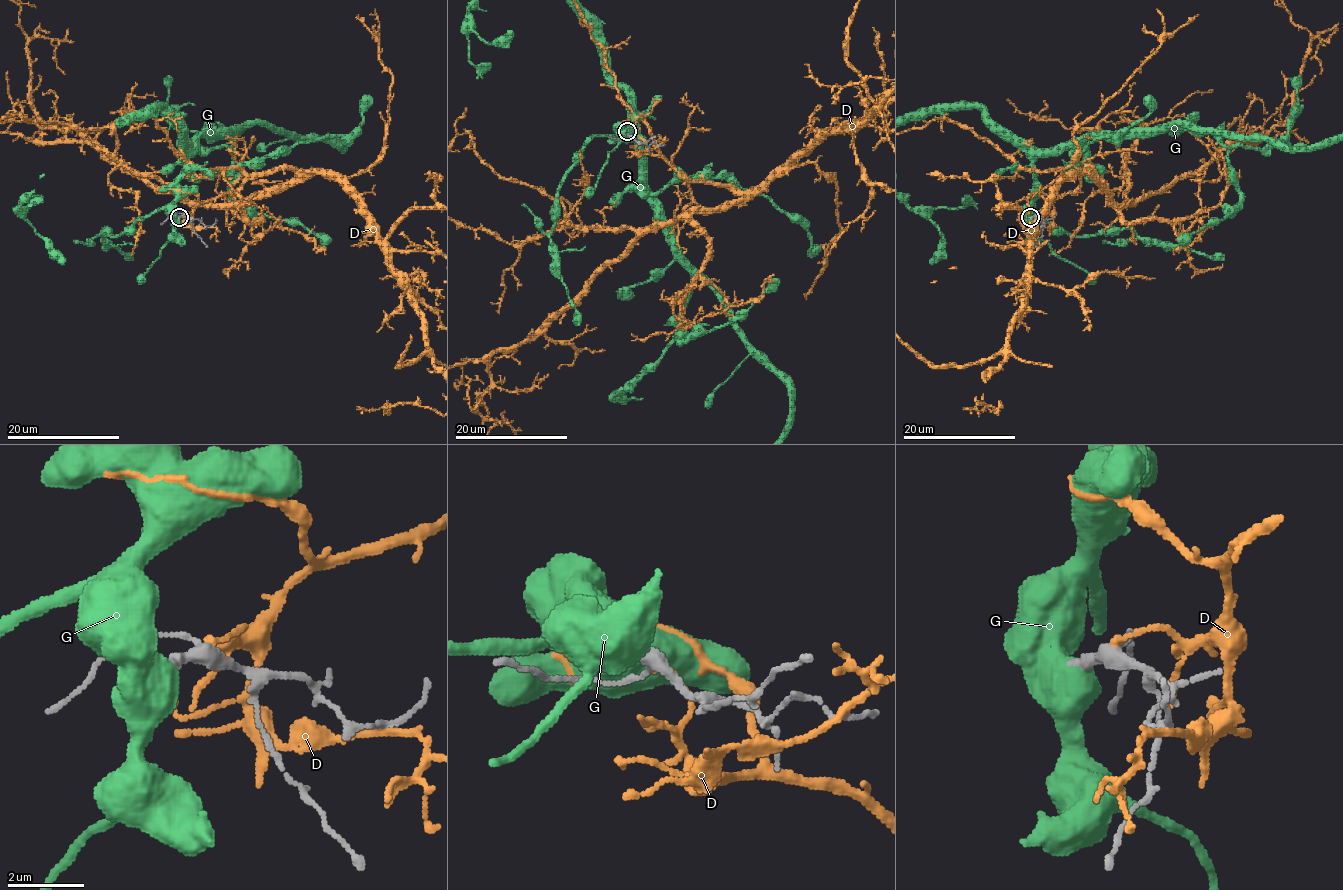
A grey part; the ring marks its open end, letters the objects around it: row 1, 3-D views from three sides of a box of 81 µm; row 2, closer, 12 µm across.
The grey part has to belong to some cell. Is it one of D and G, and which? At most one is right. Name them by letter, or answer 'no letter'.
no letter

